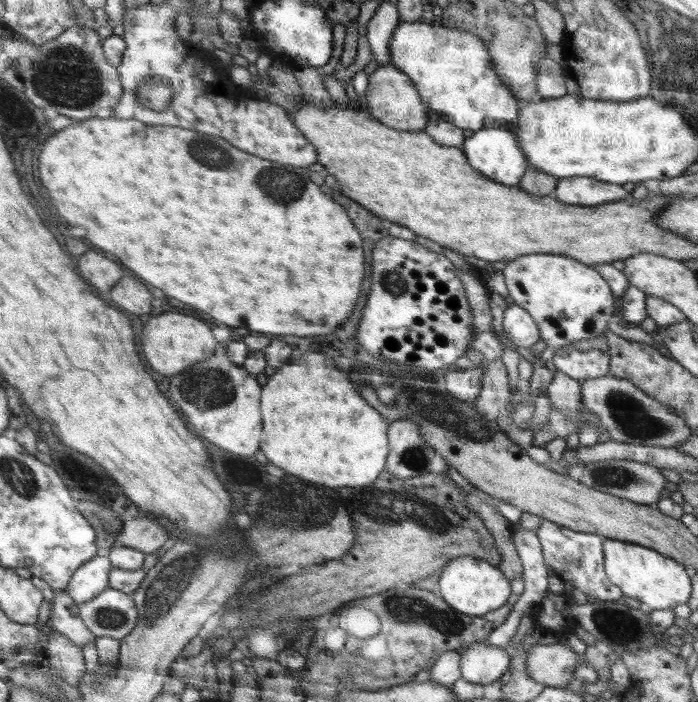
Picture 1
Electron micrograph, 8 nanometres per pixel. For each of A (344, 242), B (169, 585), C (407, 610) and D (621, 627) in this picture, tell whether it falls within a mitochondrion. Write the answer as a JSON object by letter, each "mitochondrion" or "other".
{"A":"other","B":"mitochondrion","C":"mitochondrion","D":"mitochondrion"}

